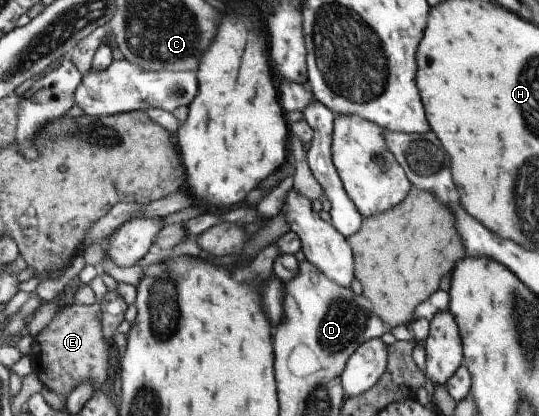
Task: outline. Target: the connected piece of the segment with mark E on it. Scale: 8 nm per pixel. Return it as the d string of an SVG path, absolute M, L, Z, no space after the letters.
M95 300L90 305L70 304L54 314L54 318L40 330L33 338L26 340L26 348L28 352L26 356L30 362L31 372L34 373L38 380L48 390L58 394L67 393L82 384L82 382L96 382L97 388L106 380L106 369L110 362L108 359L112 357L112 350L105 343L105 336L101 329L102 312L101 306Z

